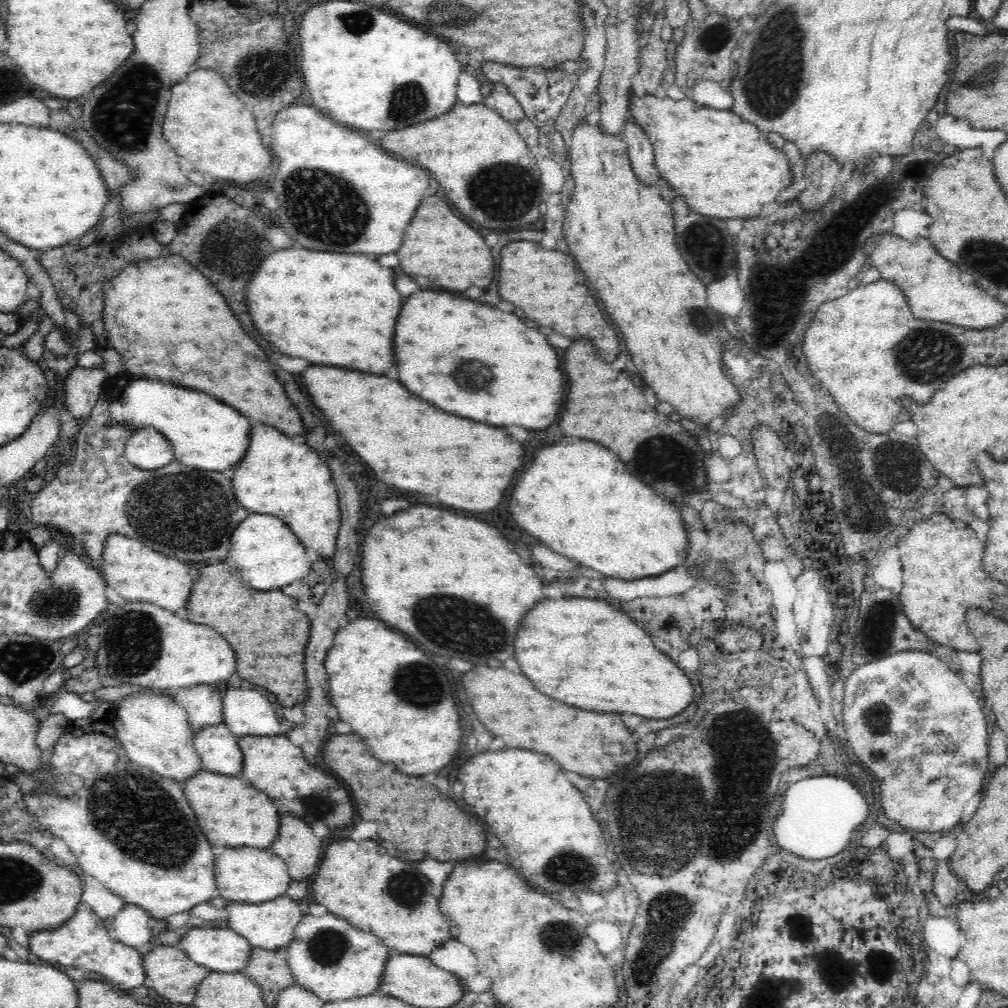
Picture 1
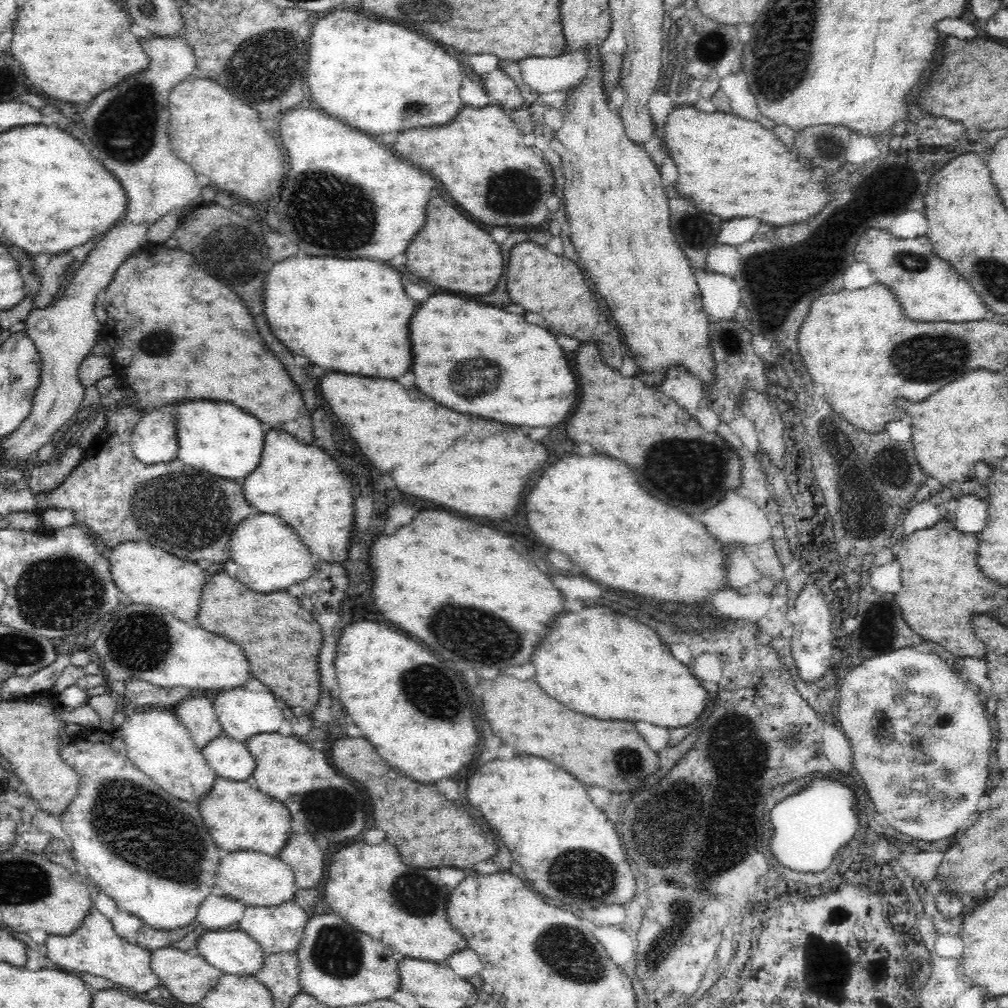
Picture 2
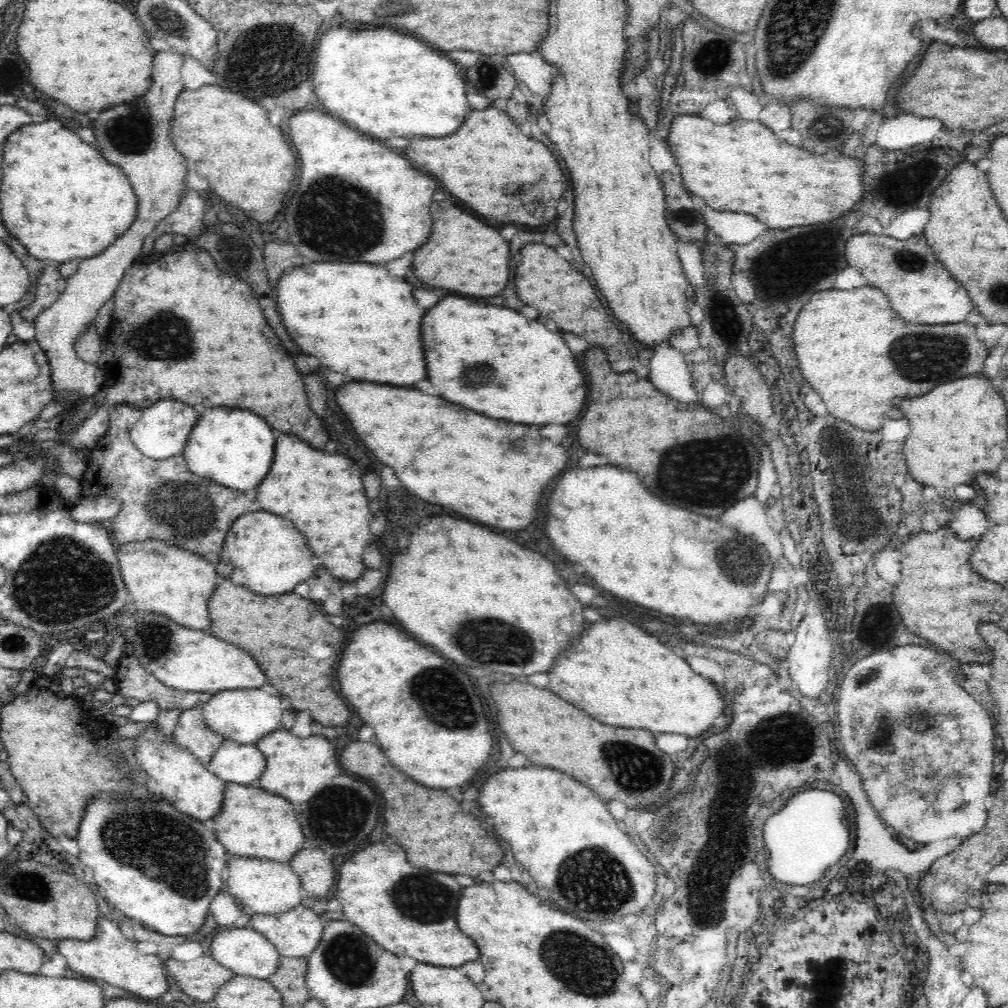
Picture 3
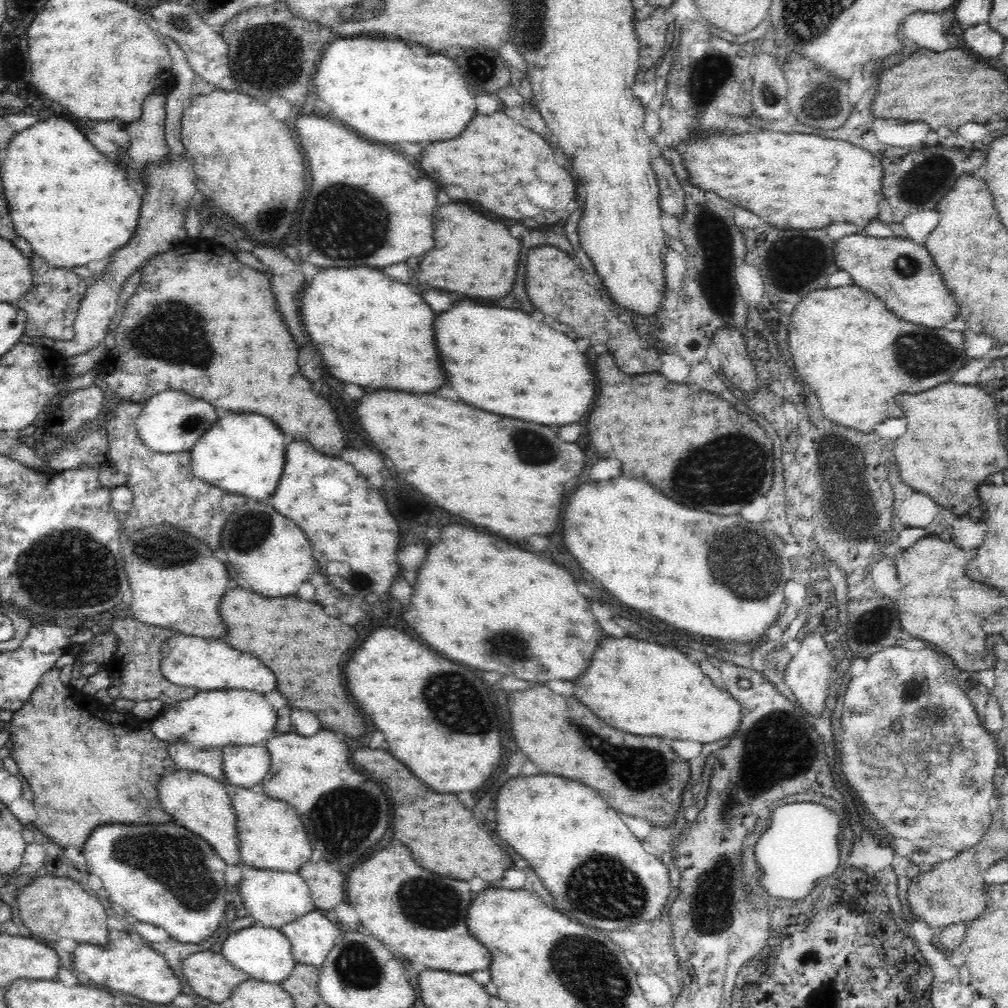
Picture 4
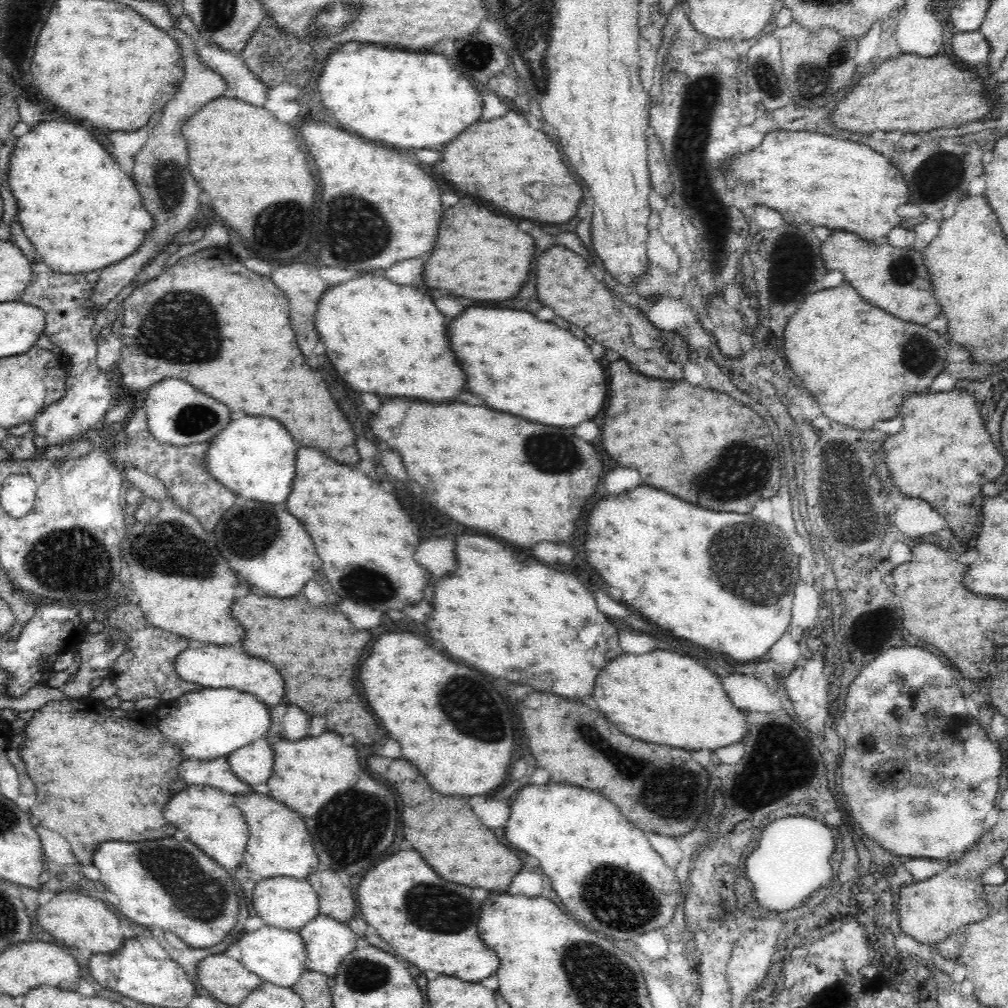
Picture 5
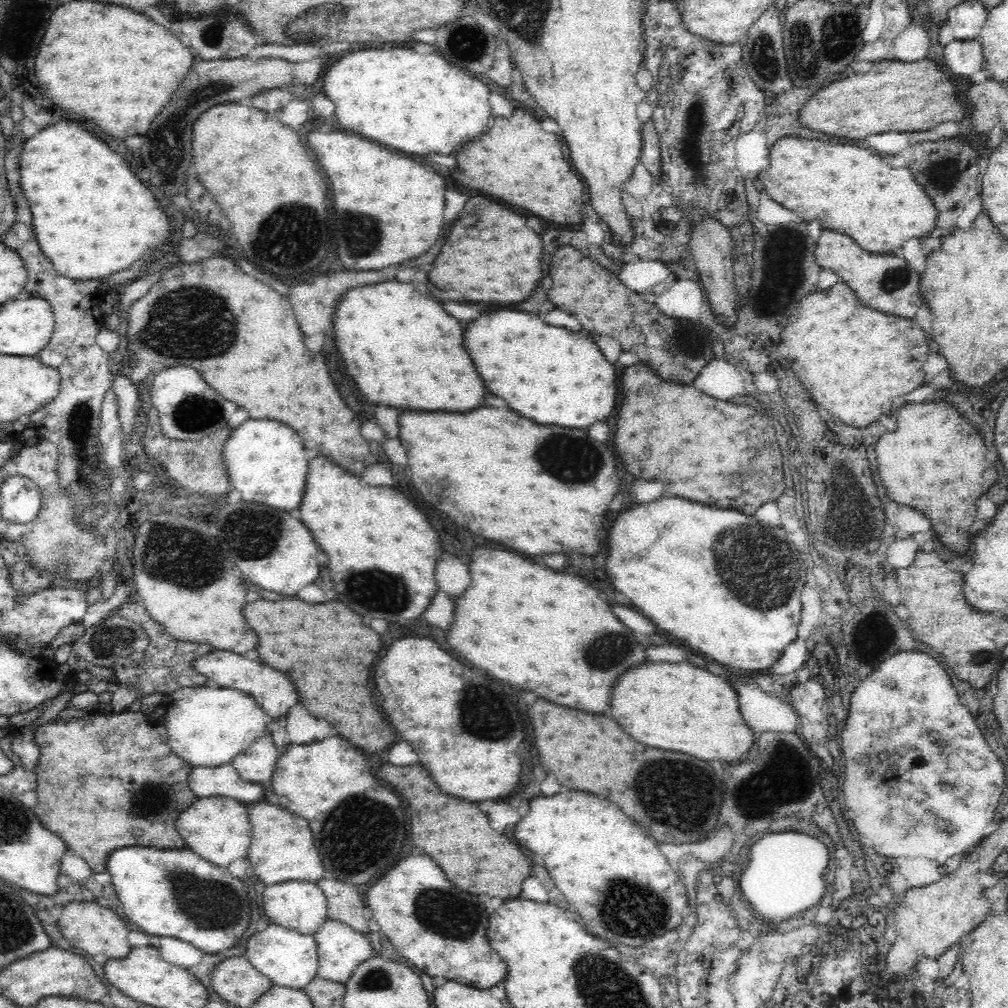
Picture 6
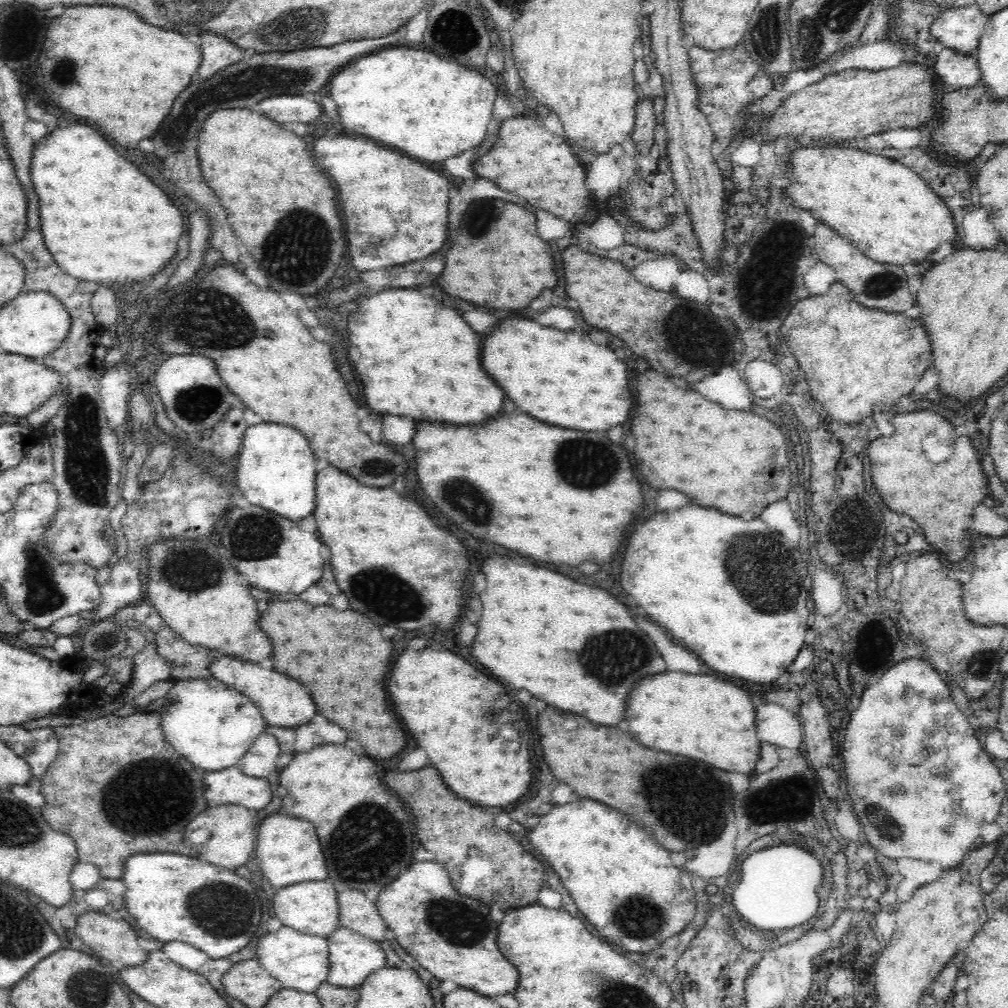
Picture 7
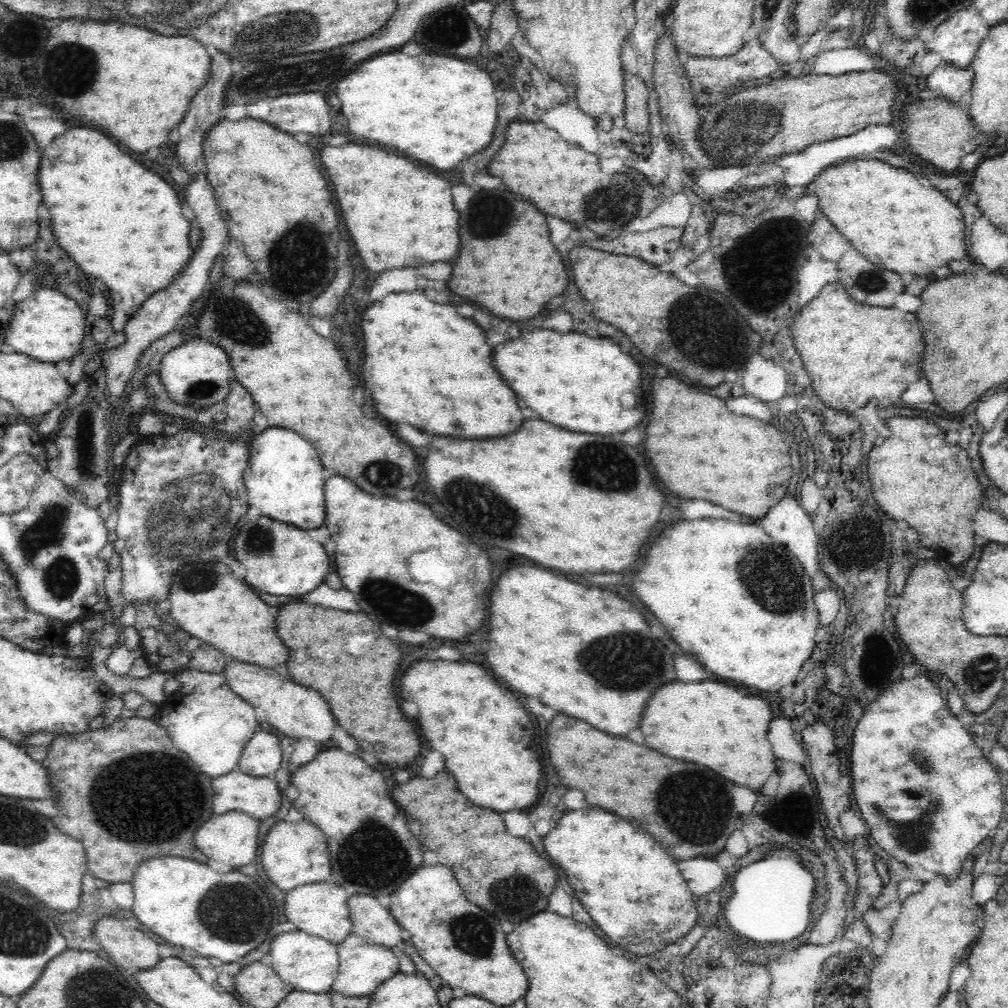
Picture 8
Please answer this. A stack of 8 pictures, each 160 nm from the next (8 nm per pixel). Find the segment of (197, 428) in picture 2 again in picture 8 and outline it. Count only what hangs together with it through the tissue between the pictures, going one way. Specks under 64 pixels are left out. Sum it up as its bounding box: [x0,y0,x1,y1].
[243,428,324,530]

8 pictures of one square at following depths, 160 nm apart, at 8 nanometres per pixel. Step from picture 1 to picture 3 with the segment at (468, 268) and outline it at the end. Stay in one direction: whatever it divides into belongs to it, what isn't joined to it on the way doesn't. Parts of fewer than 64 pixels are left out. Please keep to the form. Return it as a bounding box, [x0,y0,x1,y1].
[414,200,508,296]

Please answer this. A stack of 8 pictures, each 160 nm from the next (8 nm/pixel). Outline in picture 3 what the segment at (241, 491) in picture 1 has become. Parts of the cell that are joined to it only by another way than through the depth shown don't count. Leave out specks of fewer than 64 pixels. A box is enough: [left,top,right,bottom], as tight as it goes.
[255,436,378,582]

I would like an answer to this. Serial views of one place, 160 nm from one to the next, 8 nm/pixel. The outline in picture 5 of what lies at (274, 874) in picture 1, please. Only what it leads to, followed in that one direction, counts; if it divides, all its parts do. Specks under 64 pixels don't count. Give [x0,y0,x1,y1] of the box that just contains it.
[251,876,320,931]

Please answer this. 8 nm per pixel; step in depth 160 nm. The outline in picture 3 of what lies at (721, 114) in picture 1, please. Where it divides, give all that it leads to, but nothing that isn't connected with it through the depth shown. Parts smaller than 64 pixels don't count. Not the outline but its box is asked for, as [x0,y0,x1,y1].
[666,114,864,228]

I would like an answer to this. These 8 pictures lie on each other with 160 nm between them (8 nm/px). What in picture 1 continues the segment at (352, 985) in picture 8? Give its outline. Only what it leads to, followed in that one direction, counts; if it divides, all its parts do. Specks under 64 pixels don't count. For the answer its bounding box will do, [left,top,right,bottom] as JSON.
[226,895,304,951]

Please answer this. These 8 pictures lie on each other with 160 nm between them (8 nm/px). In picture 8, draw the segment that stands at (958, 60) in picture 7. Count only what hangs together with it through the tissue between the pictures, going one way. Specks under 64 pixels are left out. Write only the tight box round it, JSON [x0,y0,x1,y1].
[927,60,974,102]

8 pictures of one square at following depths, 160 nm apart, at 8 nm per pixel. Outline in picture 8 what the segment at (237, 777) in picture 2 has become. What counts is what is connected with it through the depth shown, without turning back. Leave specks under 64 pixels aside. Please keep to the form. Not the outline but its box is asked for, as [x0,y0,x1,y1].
[237,727,281,778]

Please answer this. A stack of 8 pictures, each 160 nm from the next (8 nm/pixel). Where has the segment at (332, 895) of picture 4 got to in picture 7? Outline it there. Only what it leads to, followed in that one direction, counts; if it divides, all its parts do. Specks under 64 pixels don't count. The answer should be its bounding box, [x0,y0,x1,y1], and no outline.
[336,888,387,943]

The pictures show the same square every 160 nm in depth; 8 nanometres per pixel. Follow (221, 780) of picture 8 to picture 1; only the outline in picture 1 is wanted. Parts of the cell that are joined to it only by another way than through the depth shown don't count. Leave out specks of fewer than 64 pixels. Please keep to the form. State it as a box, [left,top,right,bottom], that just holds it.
[174,684,226,731]

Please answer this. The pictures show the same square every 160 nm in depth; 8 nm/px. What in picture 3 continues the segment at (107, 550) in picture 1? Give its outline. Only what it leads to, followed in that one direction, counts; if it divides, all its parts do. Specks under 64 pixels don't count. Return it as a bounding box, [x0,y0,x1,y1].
[115,540,216,630]

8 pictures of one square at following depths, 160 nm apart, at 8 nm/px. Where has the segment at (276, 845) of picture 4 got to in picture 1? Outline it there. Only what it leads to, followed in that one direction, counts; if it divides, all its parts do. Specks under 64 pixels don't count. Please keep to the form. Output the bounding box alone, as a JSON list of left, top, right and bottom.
[182,770,279,849]

